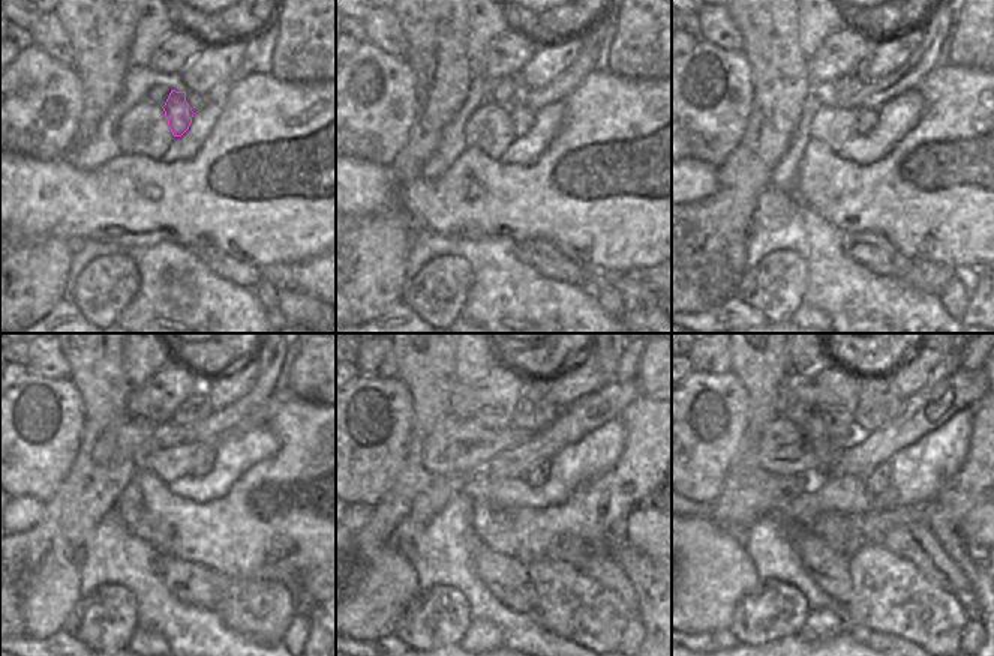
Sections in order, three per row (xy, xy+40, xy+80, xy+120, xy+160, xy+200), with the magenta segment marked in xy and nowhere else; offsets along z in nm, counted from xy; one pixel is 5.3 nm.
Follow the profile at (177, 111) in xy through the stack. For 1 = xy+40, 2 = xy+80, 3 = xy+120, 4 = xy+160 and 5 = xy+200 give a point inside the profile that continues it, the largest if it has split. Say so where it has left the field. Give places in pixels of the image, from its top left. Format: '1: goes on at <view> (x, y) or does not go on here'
1: goes on at xy+40 (522, 117)
2: goes on at xy+80 (867, 119)
3: goes on at xy+120 (203, 455)
4: goes on at xy+160 (537, 476)
5: goes on at xy+200 (876, 482)

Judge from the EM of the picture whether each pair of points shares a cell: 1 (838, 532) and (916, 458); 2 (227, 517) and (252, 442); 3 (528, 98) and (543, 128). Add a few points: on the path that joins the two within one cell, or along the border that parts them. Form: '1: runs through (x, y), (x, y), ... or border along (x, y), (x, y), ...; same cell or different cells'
1: border along (859, 514), (826, 512), (822, 517); different cells
2: border along (270, 457), (255, 463), (219, 499), (213, 499); different cells
3: border along (562, 99), (547, 102), (535, 111); different cells

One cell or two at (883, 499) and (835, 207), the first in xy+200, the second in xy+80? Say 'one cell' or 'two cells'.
two cells

